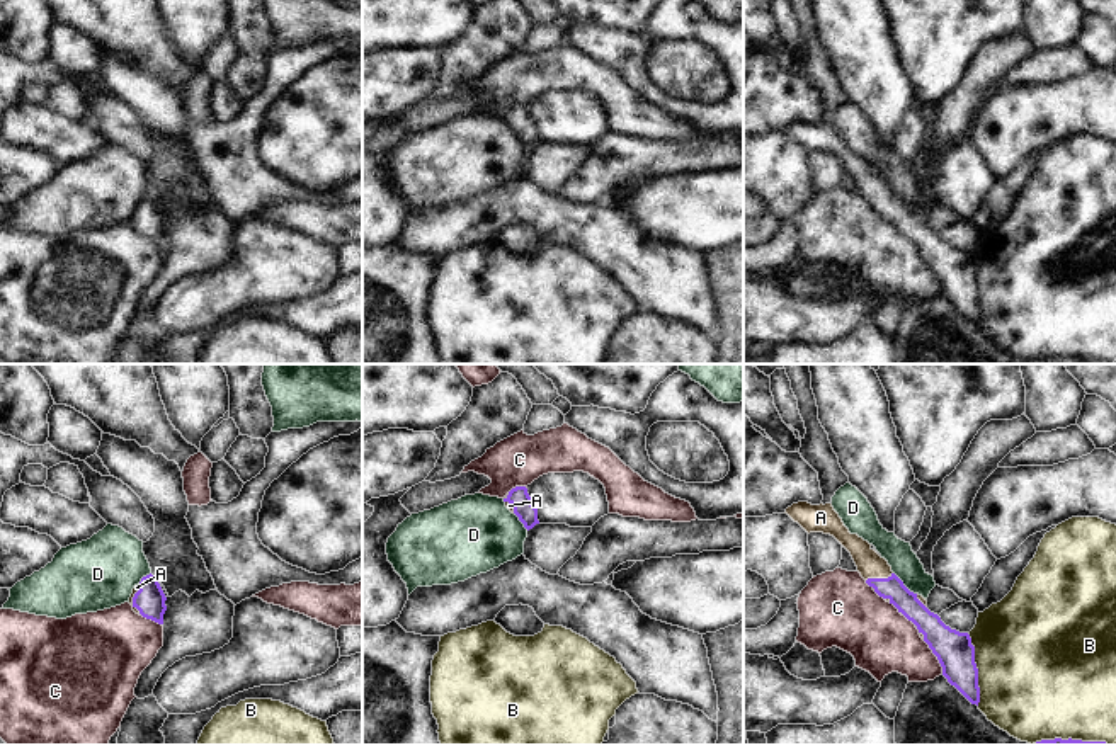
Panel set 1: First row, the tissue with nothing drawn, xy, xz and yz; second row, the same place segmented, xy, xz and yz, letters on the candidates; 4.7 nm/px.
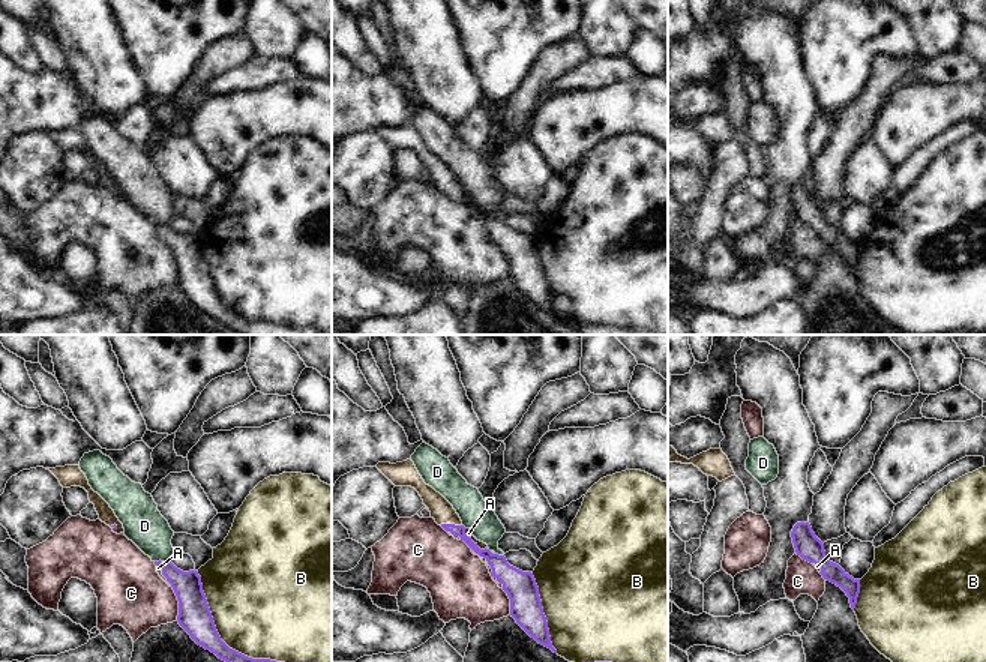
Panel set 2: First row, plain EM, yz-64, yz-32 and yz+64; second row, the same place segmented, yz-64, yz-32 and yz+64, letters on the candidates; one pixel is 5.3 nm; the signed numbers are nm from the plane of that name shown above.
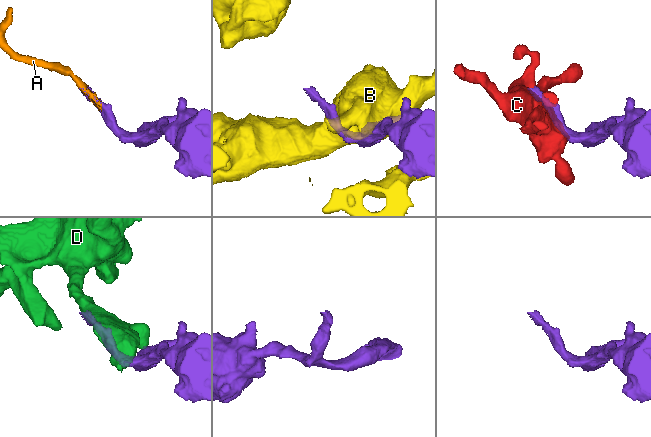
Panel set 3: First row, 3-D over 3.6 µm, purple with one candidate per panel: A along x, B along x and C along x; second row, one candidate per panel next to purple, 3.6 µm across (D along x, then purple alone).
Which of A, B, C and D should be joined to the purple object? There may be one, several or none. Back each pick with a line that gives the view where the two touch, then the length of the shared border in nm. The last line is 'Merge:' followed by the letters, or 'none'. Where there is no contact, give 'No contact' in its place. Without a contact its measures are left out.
A: Touches purple in yz. Shared border 130 nm
Merge: A

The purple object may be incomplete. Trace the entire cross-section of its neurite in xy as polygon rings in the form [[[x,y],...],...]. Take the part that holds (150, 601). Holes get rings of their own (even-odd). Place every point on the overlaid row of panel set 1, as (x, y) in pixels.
[[[151,573],[143,577],[141,582],[134,585],[129,597],[129,604],[136,614],[158,624],[163,624],[163,614],[167,611],[165,600],[167,597]]]

